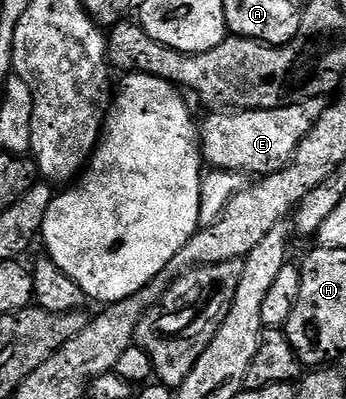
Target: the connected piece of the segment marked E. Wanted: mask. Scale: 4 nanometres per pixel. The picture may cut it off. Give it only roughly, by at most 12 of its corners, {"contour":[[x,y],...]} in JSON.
{"contour":[[327,106],[213,110],[199,124],[210,169],[270,176]]}

